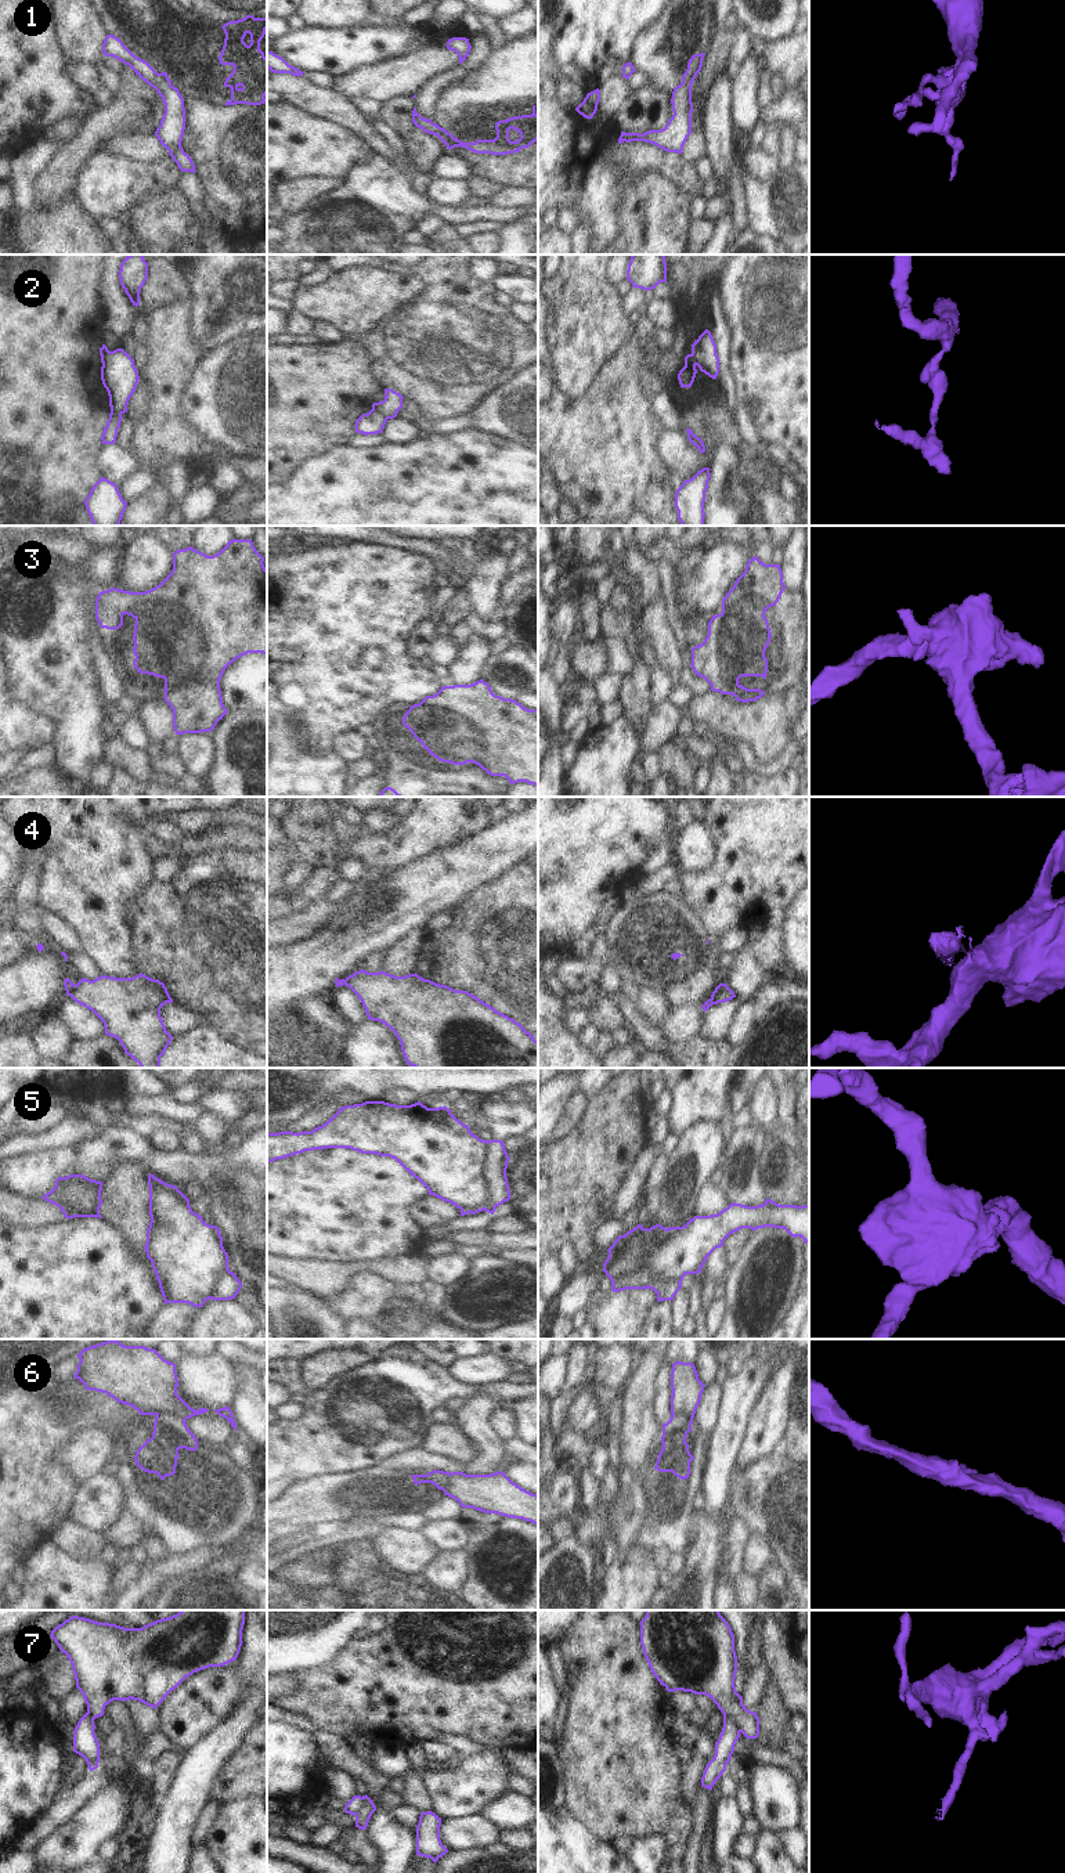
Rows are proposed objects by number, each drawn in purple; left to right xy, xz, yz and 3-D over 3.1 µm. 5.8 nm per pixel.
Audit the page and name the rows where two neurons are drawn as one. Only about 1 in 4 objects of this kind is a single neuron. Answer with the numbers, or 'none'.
1, 2, 4, 5, 6, 7.

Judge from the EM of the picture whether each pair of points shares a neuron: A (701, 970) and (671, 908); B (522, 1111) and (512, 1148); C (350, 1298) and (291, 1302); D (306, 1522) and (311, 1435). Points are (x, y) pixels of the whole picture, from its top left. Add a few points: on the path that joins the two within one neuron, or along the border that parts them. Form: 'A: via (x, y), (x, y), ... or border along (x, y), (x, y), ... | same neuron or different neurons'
A: via (686, 955), (671, 939), (671, 923) | same neuron
B: via (515, 1121), (512, 1123), (512, 1139) | same neuron
C: border along (322, 1301), (347, 1321) | different neurons
D: border along (340, 1471), (302, 1478), (281, 1494) | different neurons

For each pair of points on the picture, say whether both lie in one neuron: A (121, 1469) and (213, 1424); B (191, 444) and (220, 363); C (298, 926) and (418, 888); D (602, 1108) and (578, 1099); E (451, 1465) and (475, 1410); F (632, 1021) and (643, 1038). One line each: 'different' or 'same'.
A: different
B: different
C: different
D: different
E: different
F: same

